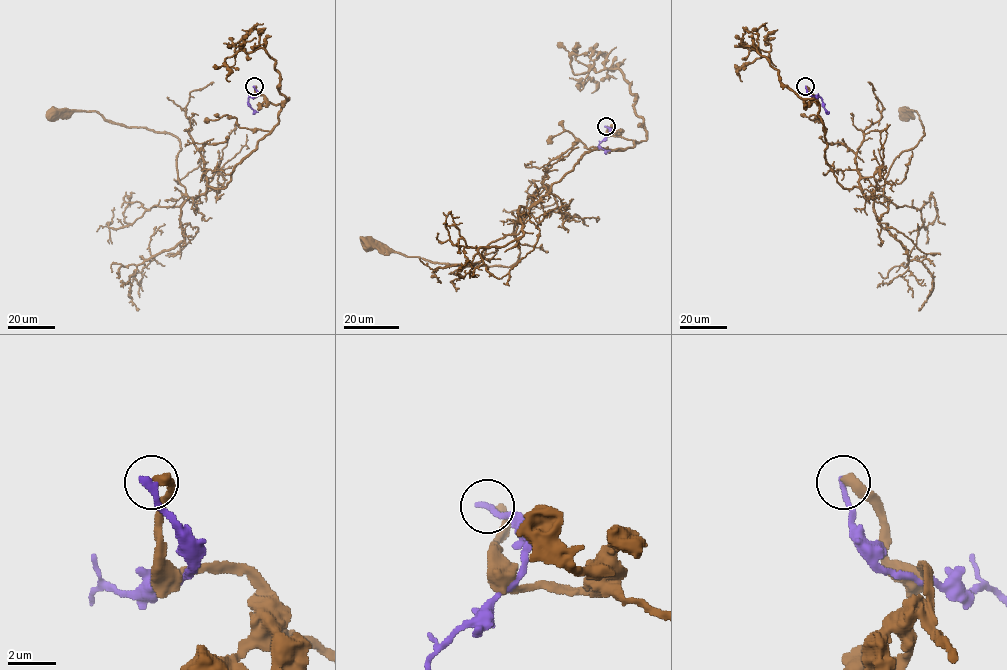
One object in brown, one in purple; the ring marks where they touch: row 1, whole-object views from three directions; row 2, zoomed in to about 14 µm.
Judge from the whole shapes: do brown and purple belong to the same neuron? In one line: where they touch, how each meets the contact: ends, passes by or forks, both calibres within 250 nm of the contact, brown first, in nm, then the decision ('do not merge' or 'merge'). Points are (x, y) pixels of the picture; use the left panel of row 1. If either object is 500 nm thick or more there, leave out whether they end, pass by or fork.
place (254, 86); brown ends; purple ends; calibres 320 and 300 nm; do not merge

